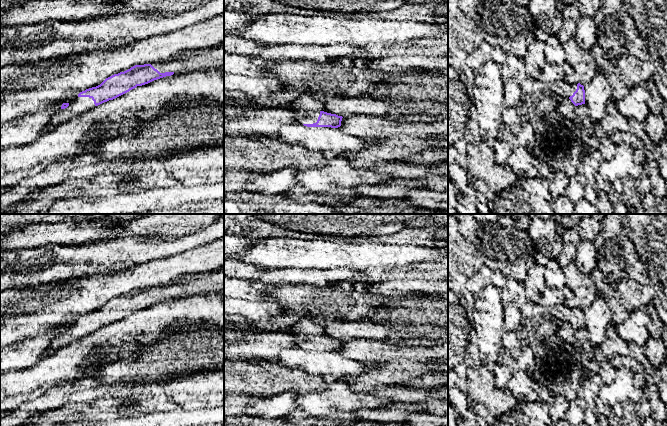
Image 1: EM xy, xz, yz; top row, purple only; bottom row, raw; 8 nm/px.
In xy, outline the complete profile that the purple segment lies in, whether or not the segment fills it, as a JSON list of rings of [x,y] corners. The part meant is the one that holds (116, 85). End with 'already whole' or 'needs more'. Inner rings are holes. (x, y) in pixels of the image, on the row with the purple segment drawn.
[[[224,45],[209,49],[181,51],[167,60],[144,65],[135,65],[130,69],[106,78],[100,85],[82,91],[78,96],[63,103],[45,132],[50,132],[61,124],[109,100],[113,100],[137,86],[171,76],[182,71],[207,69],[224,65]]]; needs more

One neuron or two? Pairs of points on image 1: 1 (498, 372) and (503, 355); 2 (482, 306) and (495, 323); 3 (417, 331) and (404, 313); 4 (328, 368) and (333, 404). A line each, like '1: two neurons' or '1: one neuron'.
1: one neuron
2: one neuron
3: one neuron
4: two neurons

